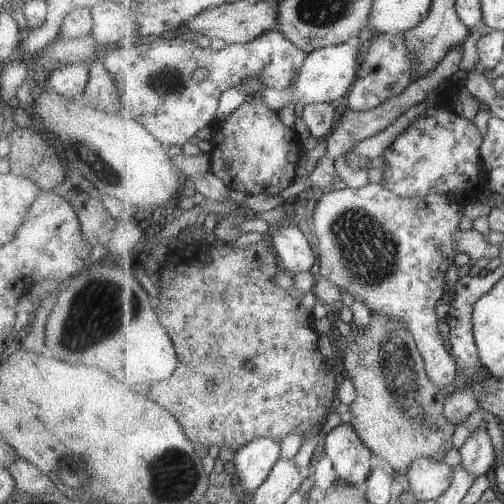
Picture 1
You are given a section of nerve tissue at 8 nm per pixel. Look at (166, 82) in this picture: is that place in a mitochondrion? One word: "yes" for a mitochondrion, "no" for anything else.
yes

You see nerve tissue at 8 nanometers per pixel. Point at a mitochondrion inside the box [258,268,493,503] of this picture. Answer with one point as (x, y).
(400, 372)

